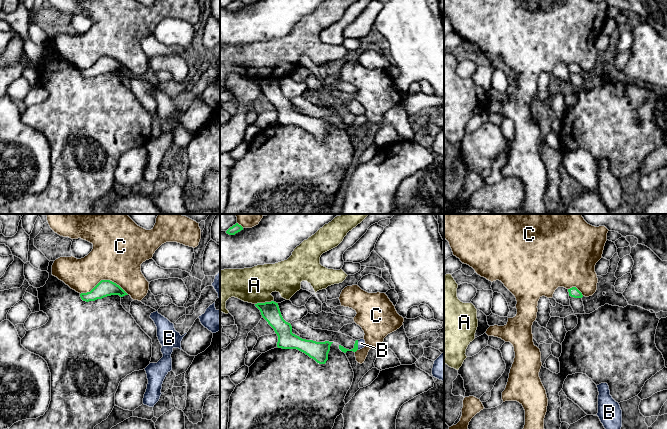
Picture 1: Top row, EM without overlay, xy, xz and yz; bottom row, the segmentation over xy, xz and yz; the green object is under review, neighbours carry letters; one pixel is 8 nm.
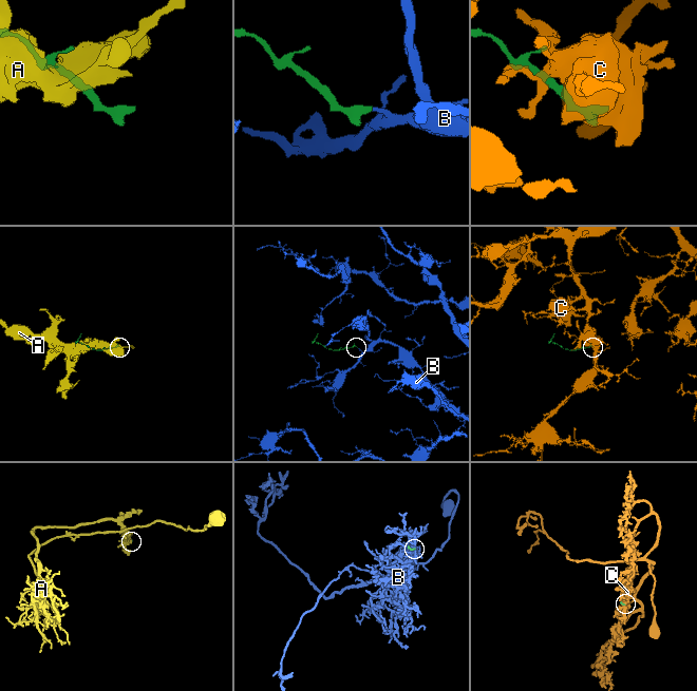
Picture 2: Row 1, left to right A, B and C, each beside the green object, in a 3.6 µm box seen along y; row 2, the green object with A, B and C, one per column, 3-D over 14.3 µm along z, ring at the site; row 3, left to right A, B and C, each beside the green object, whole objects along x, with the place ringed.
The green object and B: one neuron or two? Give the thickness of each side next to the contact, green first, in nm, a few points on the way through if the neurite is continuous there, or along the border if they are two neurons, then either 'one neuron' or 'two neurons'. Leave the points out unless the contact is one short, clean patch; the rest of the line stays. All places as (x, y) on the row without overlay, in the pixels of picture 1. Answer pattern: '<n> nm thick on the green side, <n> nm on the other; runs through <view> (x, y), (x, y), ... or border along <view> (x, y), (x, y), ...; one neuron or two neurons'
40 nm thick on the green side, 60 nm on the other; runs through xz (341, 124), (352, 126), (357, 121), (361, 119); one neuron

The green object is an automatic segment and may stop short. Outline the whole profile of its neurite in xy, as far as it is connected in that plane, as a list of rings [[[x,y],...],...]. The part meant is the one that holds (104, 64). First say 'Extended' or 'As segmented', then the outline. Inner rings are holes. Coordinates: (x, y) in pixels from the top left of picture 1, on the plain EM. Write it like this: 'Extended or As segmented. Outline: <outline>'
As segmented. Outline: [[[101,56],[90,68],[81,69],[83,77],[95,77],[111,71],[123,73],[128,71],[119,61],[110,56]]]

